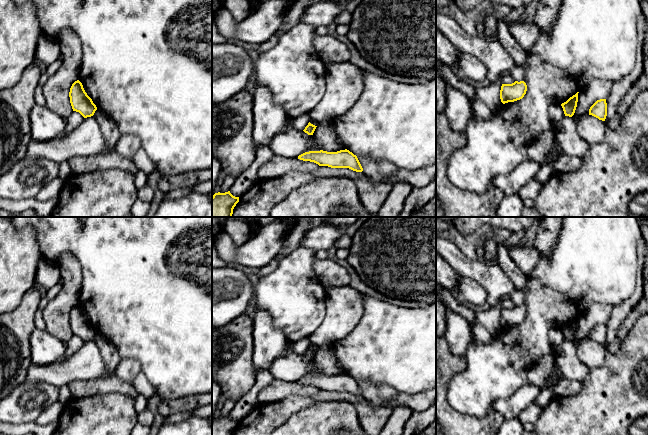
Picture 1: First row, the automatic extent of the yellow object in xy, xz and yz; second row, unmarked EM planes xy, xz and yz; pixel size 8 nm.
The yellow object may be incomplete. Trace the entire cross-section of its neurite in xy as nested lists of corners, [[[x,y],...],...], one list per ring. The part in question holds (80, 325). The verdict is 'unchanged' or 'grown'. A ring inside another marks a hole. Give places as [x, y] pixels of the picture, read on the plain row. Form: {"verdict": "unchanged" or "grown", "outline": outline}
{"verdict": "unchanged", "outline": [[[79,304],[72,308],[69,321],[73,335],[79,336],[84,342],[93,340],[97,334],[96,329],[87,319]]]}

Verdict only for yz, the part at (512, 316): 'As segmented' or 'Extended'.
As segmented

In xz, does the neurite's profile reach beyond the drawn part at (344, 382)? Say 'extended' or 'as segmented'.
as segmented

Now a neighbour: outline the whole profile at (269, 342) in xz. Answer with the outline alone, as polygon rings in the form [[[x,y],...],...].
[[[258,309],[253,315],[253,365],[256,374],[262,370],[270,370],[271,364],[282,356],[288,342],[284,333],[273,324],[272,317],[267,311]]]

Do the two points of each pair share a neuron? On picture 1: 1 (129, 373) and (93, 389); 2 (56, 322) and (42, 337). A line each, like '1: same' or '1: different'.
1: different
2: different

